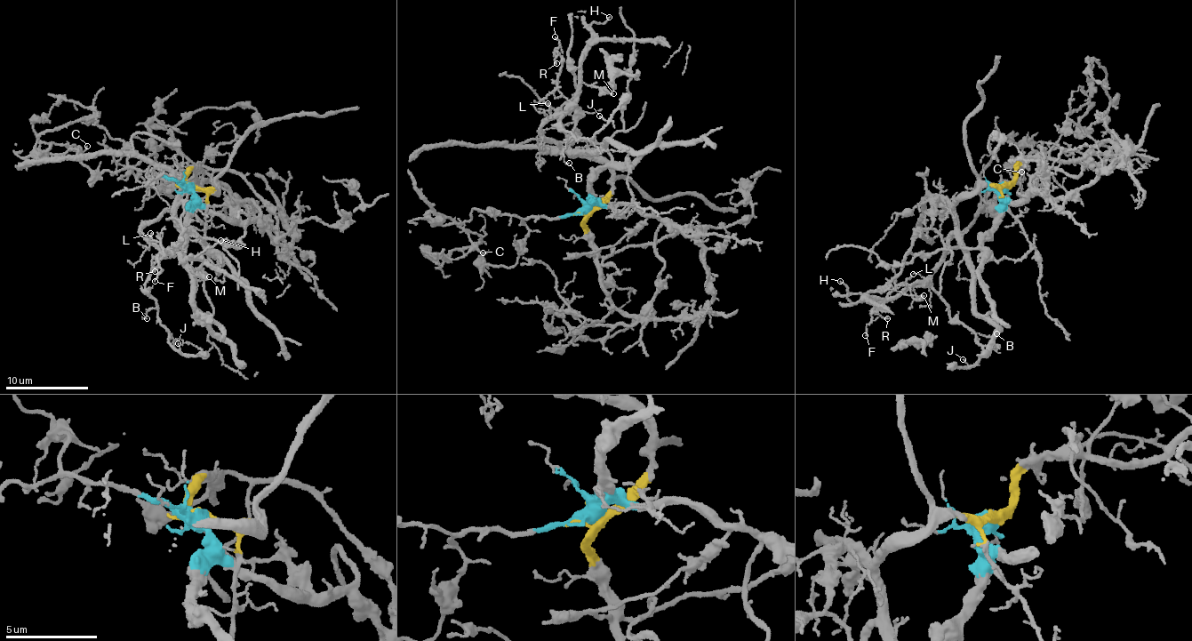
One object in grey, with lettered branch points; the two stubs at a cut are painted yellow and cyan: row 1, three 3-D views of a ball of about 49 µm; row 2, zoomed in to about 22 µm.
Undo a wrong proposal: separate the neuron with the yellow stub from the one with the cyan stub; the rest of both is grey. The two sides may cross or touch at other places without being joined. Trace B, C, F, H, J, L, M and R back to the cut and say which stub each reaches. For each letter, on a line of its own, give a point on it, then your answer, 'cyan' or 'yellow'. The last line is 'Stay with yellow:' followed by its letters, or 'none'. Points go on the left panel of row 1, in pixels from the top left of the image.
B: (147, 318) | yellow
C: (87, 146) | cyan
F: (155, 281) | yellow
H: (220, 240) | yellow
J: (178, 343) | yellow
L: (150, 233) | yellow
M: (209, 276) | yellow
R: (155, 271) | yellow
Stay with yellow: B, F, H, J, L, M, R

